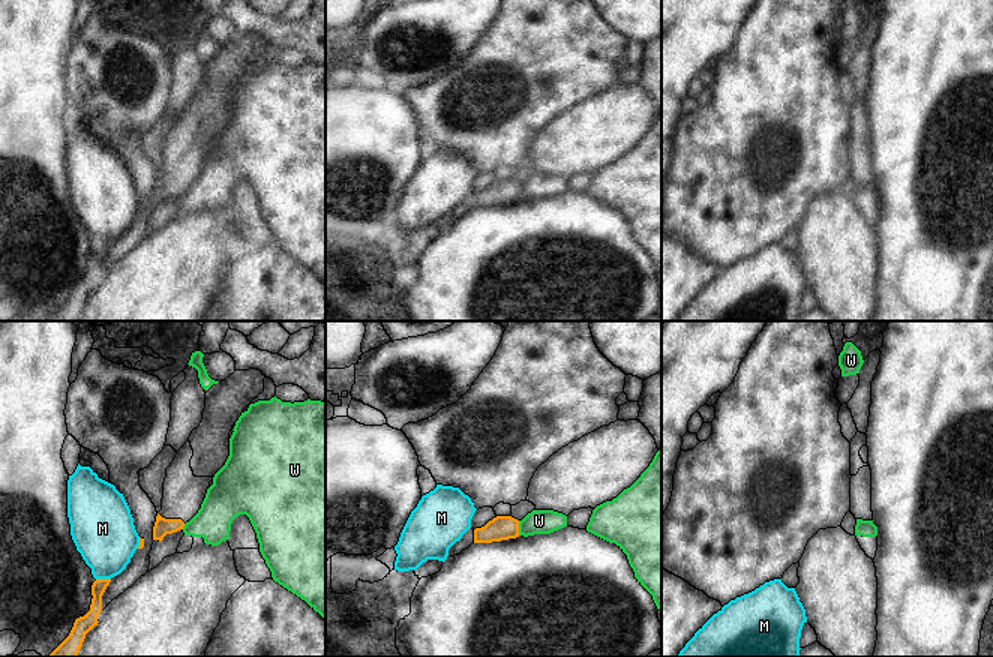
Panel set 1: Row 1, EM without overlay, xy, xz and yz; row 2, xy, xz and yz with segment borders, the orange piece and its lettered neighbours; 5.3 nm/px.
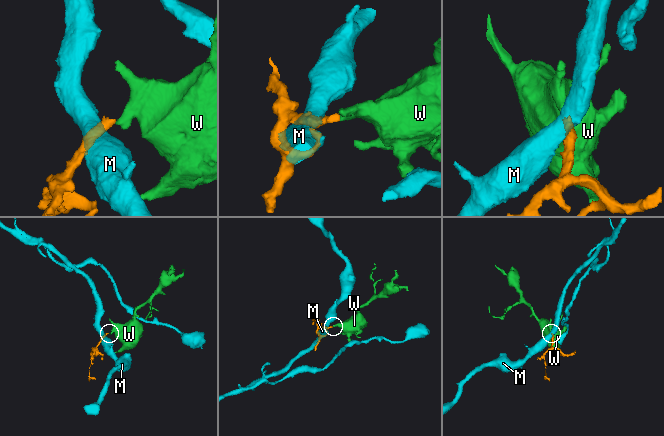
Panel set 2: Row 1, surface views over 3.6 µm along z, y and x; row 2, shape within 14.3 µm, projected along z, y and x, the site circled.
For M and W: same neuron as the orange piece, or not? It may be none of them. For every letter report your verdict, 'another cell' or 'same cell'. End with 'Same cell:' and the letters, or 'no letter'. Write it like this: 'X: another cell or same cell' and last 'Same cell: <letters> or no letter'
M: another cell
W: another cell
Same cell: no letter

